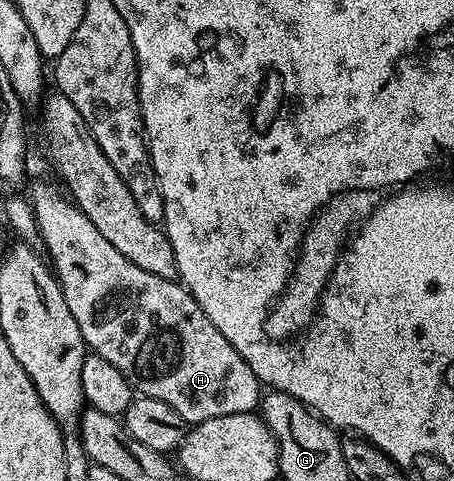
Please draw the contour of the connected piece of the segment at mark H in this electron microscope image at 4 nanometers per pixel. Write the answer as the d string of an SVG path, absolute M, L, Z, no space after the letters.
M38 184L28 192L28 199L42 235L45 255L58 277L64 302L68 302L76 326L80 326L87 349L112 362L112 366L124 374L130 387L141 395L168 402L187 425L193 426L208 418L224 418L228 414L254 412L260 404L260 385L256 374L252 374L252 366L248 366L248 362L236 354L236 346L232 346L232 342L208 322L208 314L200 310L189 290L183 288L177 279L148 274L148 270L140 270L140 266L128 262L128 258L124 258L124 254L120 254L120 250L116 250L96 226L92 226L77 204L59 192L50 184Z

